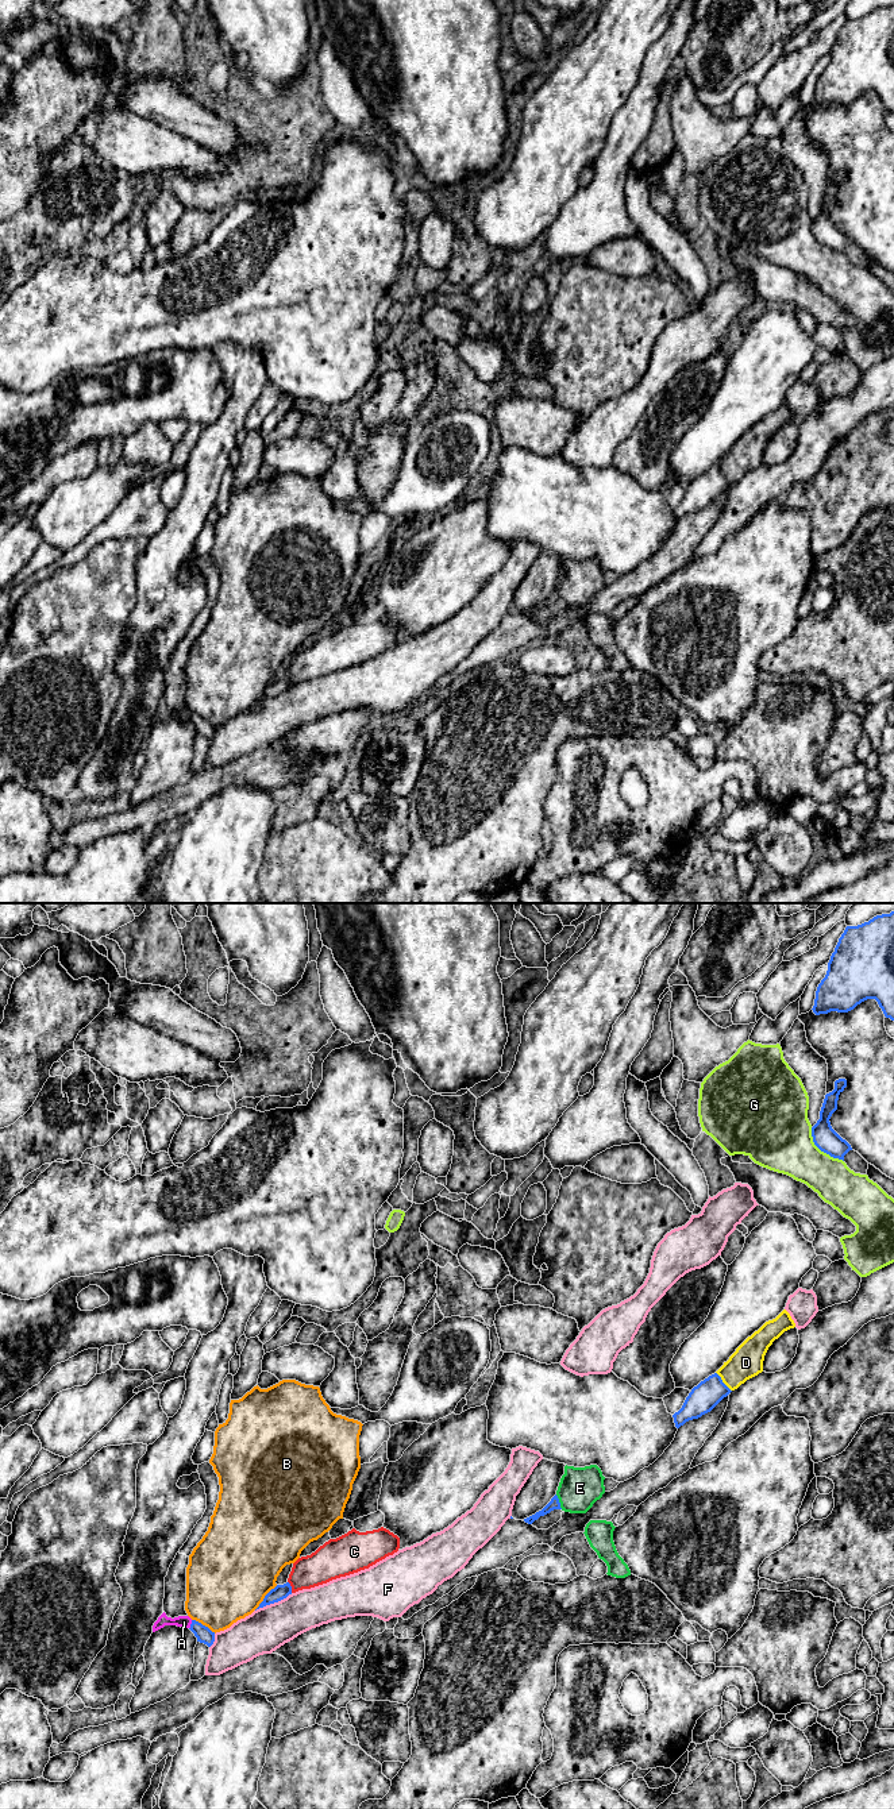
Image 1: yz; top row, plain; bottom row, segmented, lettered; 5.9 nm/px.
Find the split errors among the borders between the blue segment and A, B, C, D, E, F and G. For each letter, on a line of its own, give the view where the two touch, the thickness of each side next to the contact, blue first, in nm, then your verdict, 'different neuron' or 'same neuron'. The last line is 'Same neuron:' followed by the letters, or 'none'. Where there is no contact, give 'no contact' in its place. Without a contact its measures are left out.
A: yz | 100/80 nm | same neuron
B: yz | 90/480 nm | different neuron
C: yz | 90/200 nm | different neuron
D: yz | 170/190 nm | different neuron
E: yz | 60/240 nm | different neuron
F: yz | 90/260 nm | different neuron
G: yz | 150/380 nm | different neuron
Same neuron: A

